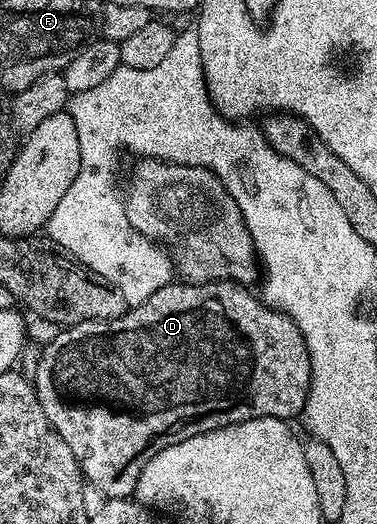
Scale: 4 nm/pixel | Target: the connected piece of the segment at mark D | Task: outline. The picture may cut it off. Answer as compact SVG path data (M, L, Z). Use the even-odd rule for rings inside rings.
M174 280L170 285L152 292L152 296L144 300L144 304L129 307L121 318L113 318L107 322L85 322L59 329L58 335L43 348L42 355L38 358L38 367L35 368L34 375L32 374L40 408L44 408L44 416L48 416L50 427L60 436L60 440L64 440L64 444L68 444L72 456L76 456L83 479L106 498L131 497L144 464L148 464L148 460L152 460L152 456L156 456L164 448L180 444L180 440L188 440L204 432L257 418L290 420L293 414L294 417L301 415L302 409L306 407L306 396L310 391L310 357L298 325L287 314L281 314L273 306L266 305L257 293L249 294L250 290L243 285L230 284L226 287L226 299L222 299L210 294L209 285Z

